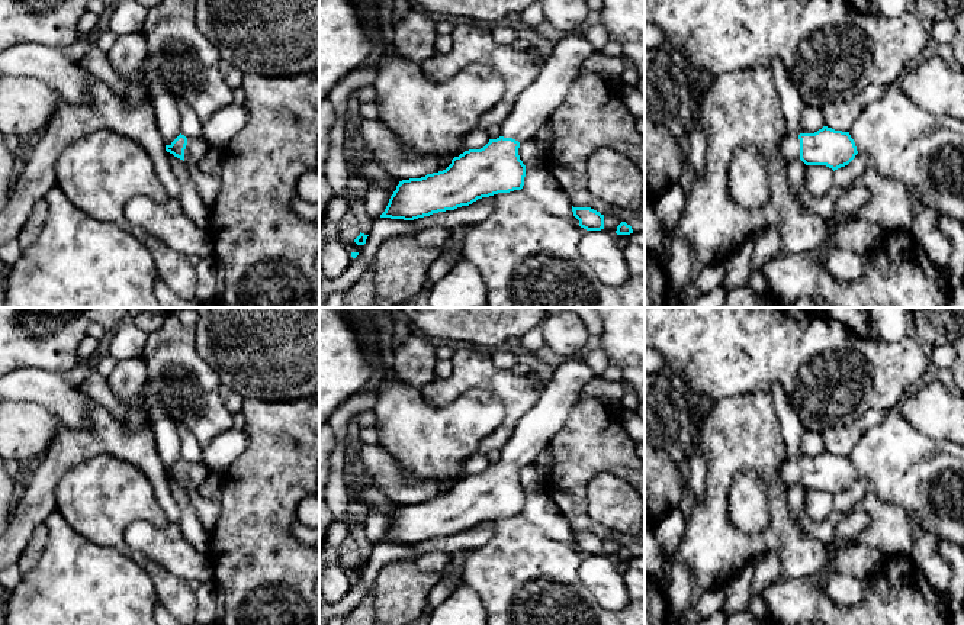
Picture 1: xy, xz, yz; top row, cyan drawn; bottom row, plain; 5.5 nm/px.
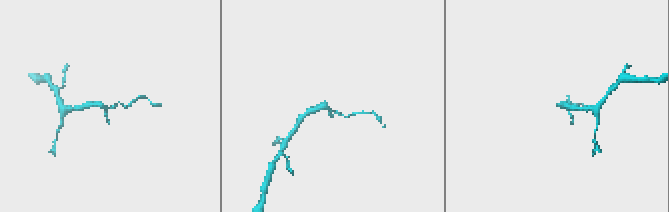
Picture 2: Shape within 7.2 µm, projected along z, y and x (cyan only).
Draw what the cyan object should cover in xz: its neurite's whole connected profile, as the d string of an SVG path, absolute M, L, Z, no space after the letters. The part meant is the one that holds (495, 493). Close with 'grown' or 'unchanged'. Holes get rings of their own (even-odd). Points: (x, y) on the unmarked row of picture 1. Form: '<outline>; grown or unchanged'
M569 358L557 365L552 378L542 389L534 407L518 421L514 434L501 448L501 461L489 464L481 474L469 474L454 481L452 489L443 496L399 506L380 542L414 545L469 531L482 522L521 515L526 490L518 480L520 468L531 465L542 450L550 444L553 436L562 429L571 410L581 400L582 387L592 378L594 373L584 360Z; grown

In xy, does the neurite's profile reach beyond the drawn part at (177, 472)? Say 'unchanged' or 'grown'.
grown

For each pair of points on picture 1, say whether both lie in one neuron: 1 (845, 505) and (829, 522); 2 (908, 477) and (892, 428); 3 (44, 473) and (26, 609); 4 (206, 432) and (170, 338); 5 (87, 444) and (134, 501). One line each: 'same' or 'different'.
1: different
2: same
3: different
4: same
5: different

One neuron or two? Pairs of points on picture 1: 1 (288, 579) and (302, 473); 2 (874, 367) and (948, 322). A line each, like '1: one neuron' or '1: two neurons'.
1: one neuron
2: two neurons

